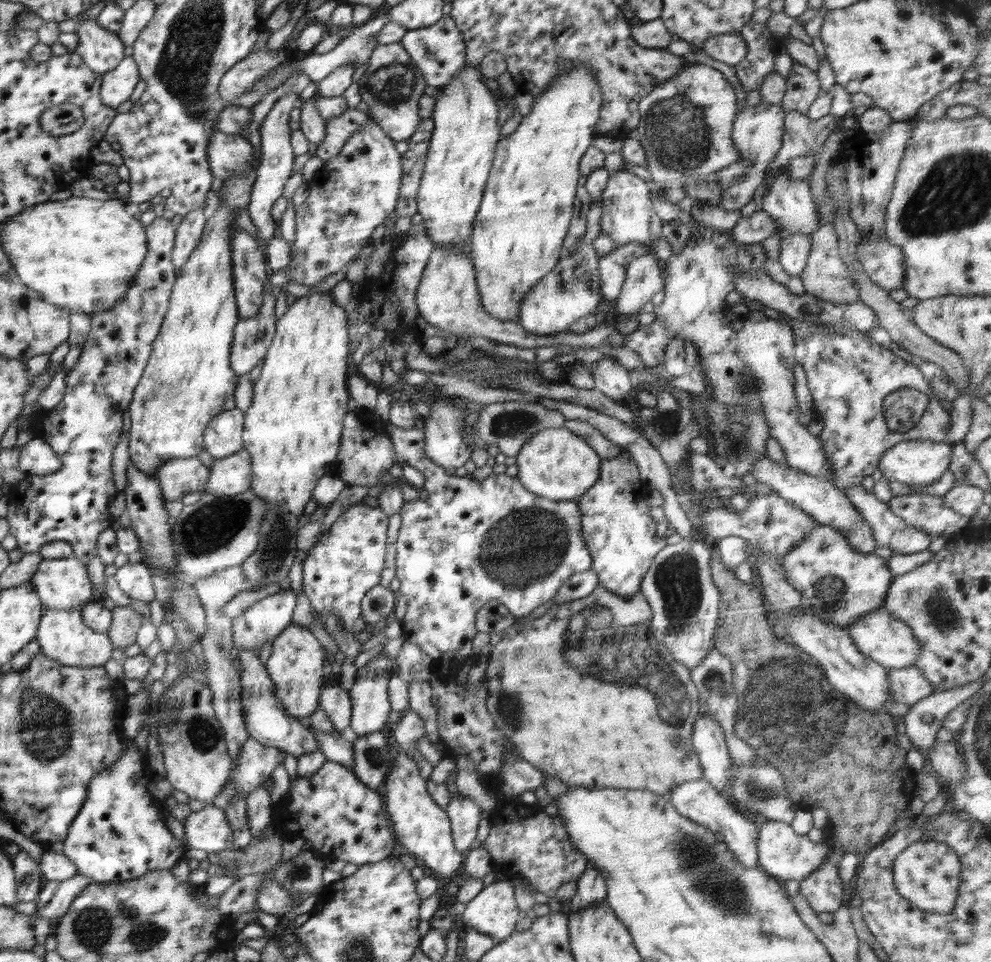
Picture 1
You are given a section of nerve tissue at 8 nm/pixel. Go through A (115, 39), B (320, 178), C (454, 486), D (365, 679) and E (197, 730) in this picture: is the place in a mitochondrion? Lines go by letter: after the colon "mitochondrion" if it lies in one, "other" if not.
A: other
B: other
C: other
D: other
E: mitochondrion

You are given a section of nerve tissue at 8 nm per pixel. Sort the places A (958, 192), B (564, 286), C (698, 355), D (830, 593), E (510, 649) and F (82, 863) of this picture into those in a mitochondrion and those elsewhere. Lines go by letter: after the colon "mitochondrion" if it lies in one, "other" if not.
A: mitochondrion
B: mitochondrion
C: other
D: mitochondrion
E: other
F: other

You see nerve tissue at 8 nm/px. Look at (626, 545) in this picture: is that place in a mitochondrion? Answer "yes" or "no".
no

